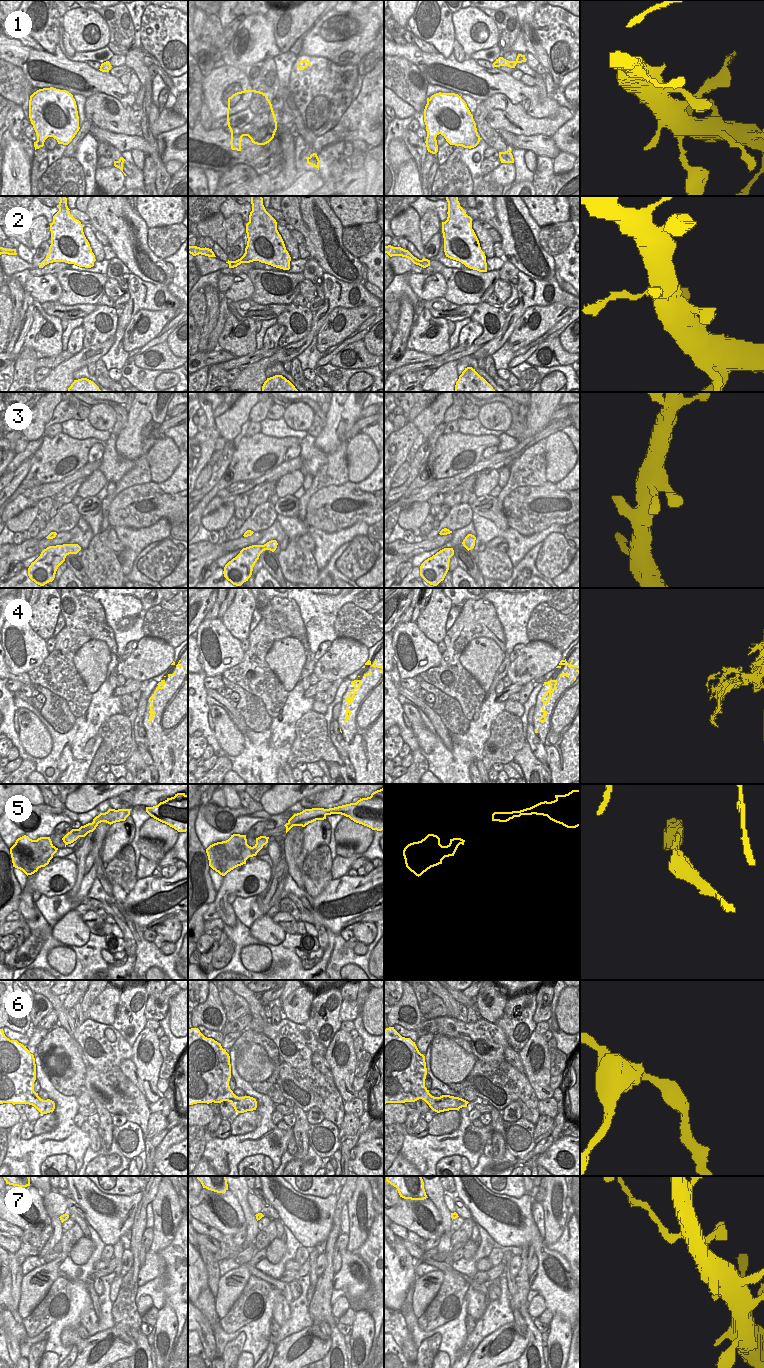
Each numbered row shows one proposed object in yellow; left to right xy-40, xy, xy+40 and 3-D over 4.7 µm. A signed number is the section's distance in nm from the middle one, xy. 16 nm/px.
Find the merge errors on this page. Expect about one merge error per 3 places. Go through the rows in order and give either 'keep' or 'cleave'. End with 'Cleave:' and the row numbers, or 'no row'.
1: cleave
2: keep
3: keep
4: keep
5: cleave
6: keep
7: cleave
Cleave: 1, 5, 7

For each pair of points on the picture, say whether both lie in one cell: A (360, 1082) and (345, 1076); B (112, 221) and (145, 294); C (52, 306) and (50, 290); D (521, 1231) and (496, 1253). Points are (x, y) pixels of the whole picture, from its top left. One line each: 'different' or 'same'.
A: different
B: different
C: different
D: different

